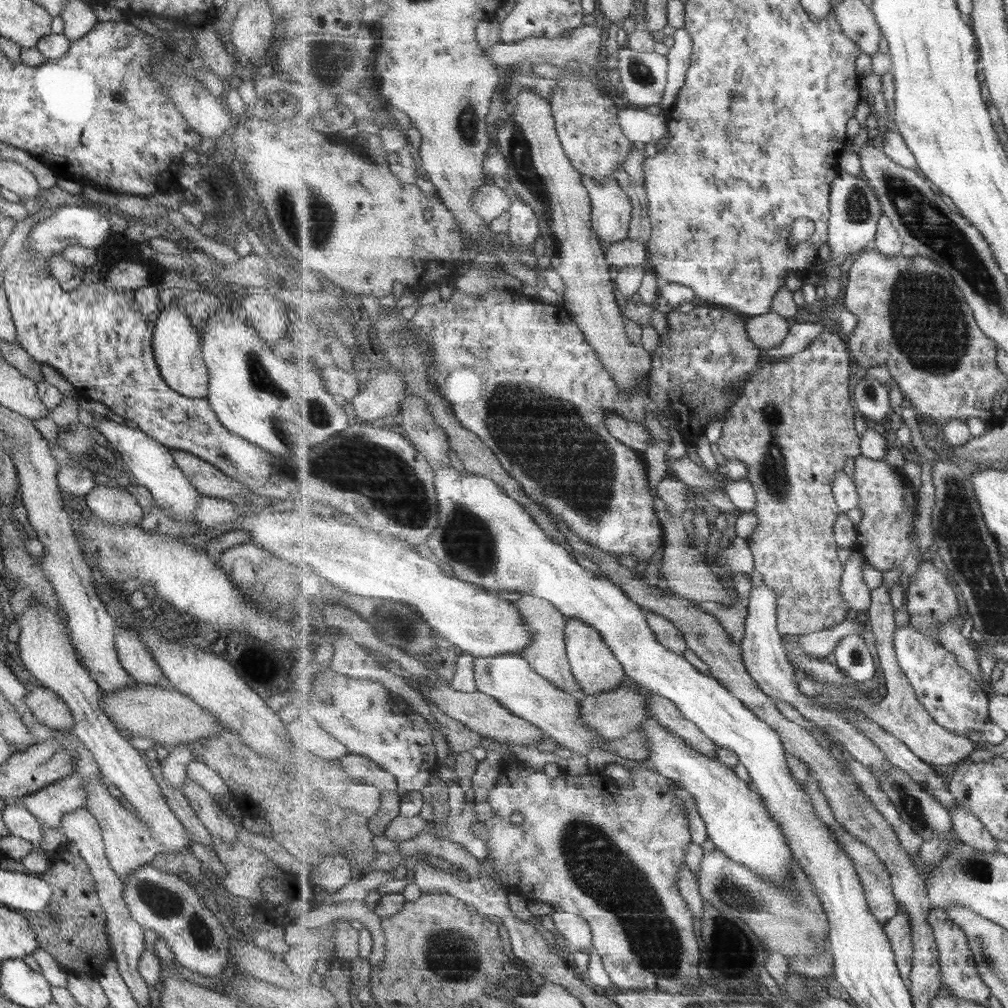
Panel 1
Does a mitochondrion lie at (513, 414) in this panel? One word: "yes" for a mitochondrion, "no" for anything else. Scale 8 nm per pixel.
yes

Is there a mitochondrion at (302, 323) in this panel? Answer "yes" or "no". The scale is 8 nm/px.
no

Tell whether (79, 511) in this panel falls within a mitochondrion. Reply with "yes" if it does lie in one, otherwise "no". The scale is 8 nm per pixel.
no

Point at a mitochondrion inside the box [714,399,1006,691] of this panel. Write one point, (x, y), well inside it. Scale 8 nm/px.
(957, 522)

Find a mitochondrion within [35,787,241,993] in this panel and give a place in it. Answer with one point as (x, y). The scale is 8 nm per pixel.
(166, 904)

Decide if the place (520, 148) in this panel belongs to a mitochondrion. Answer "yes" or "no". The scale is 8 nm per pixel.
yes

